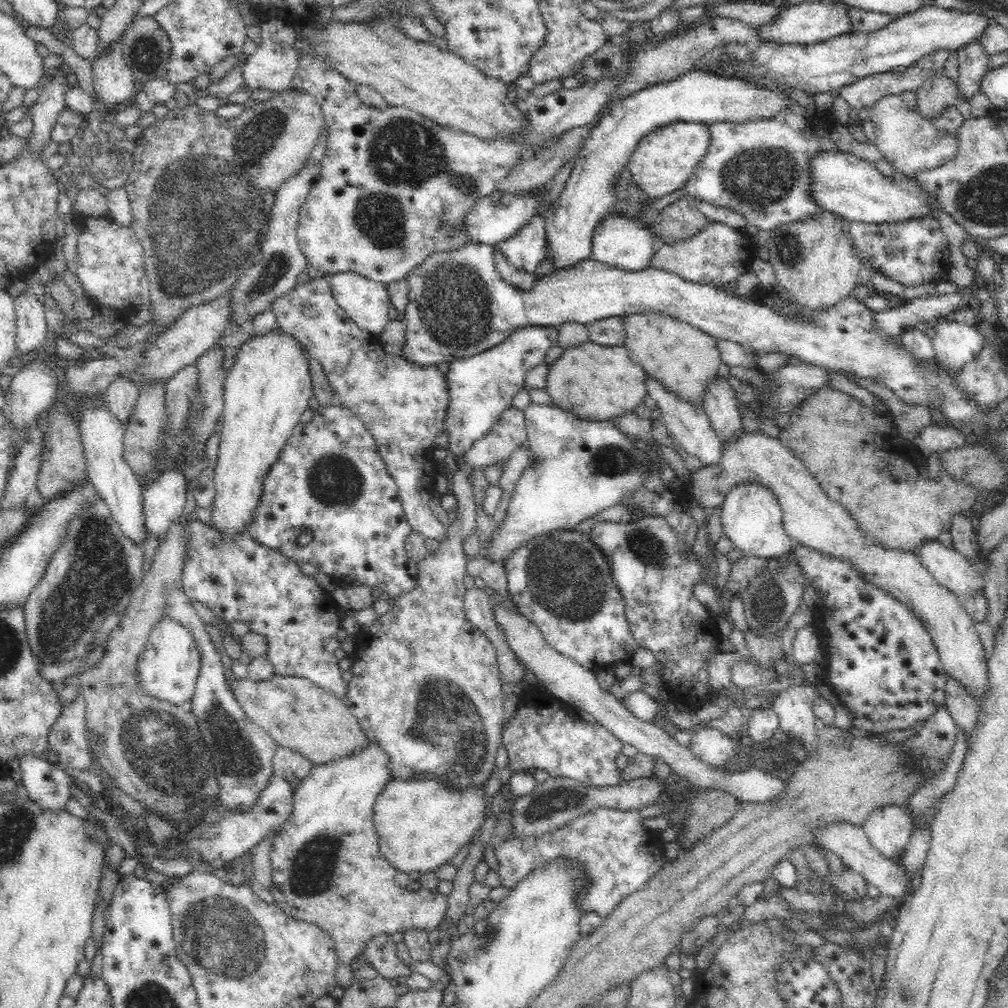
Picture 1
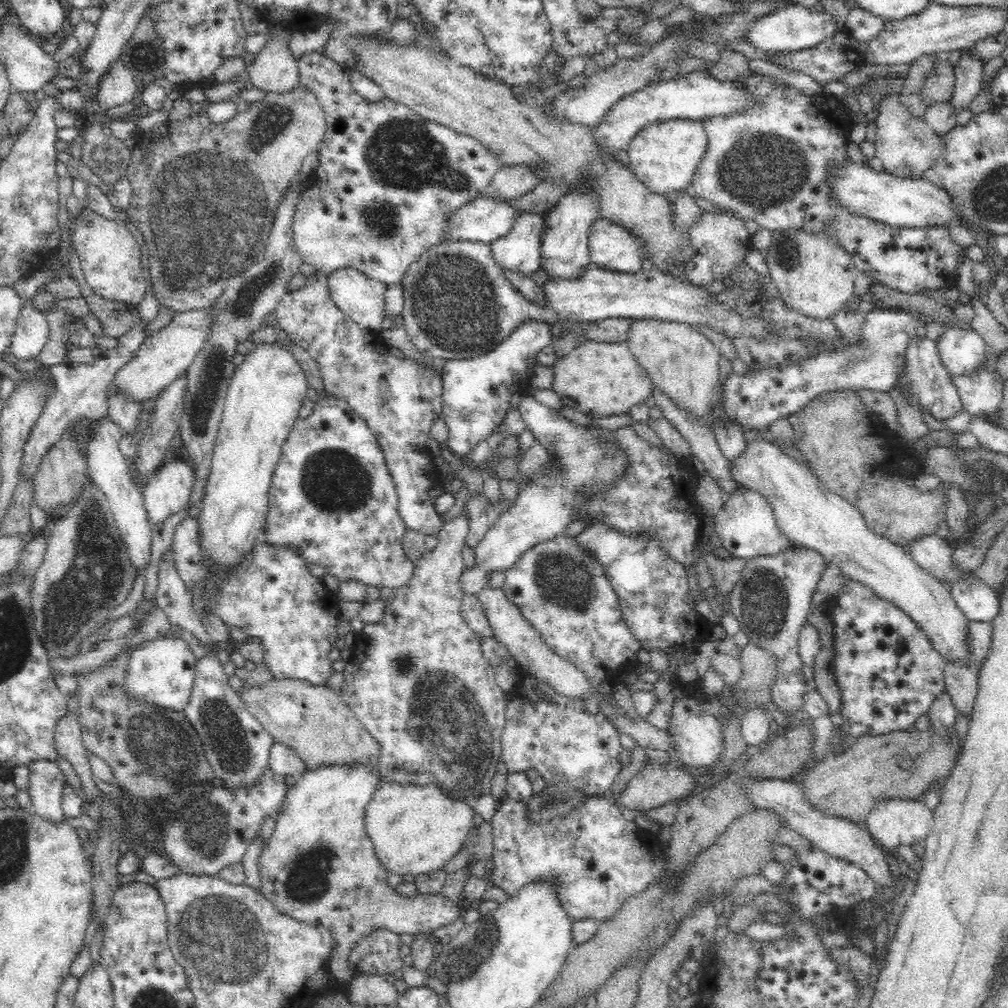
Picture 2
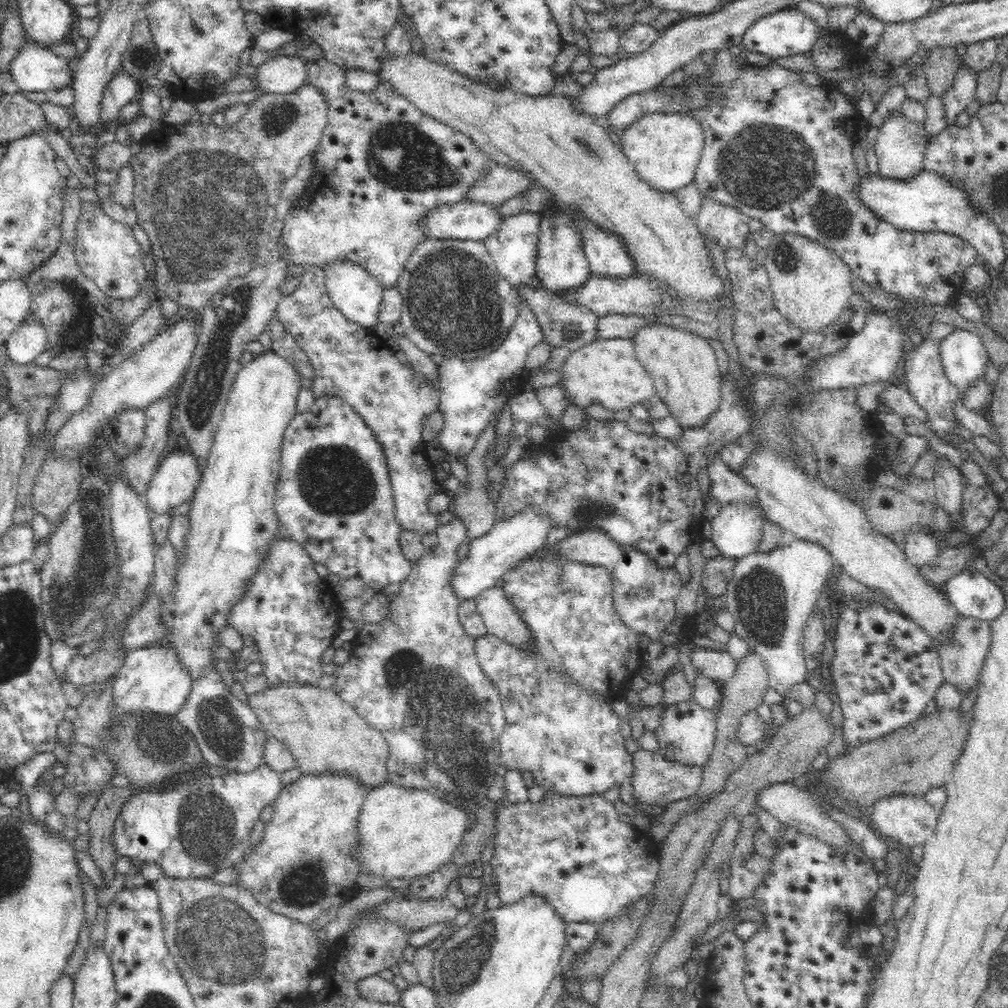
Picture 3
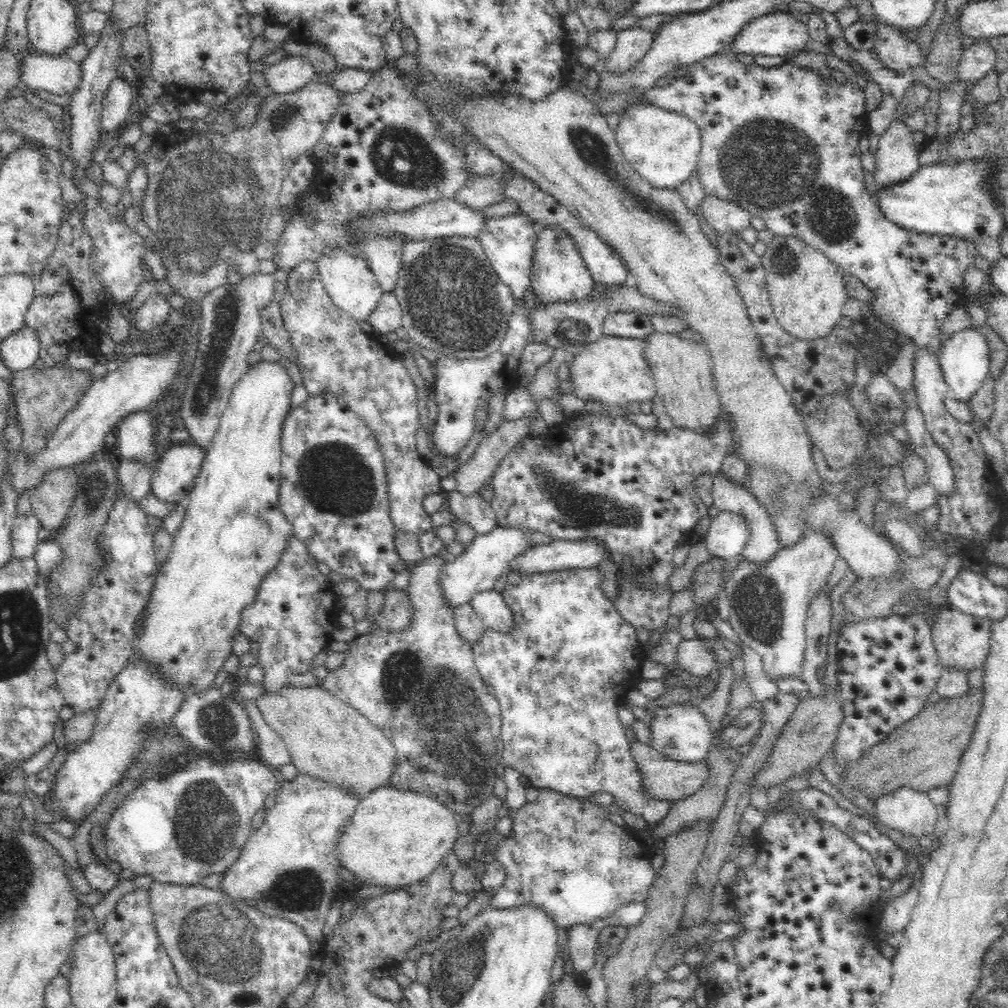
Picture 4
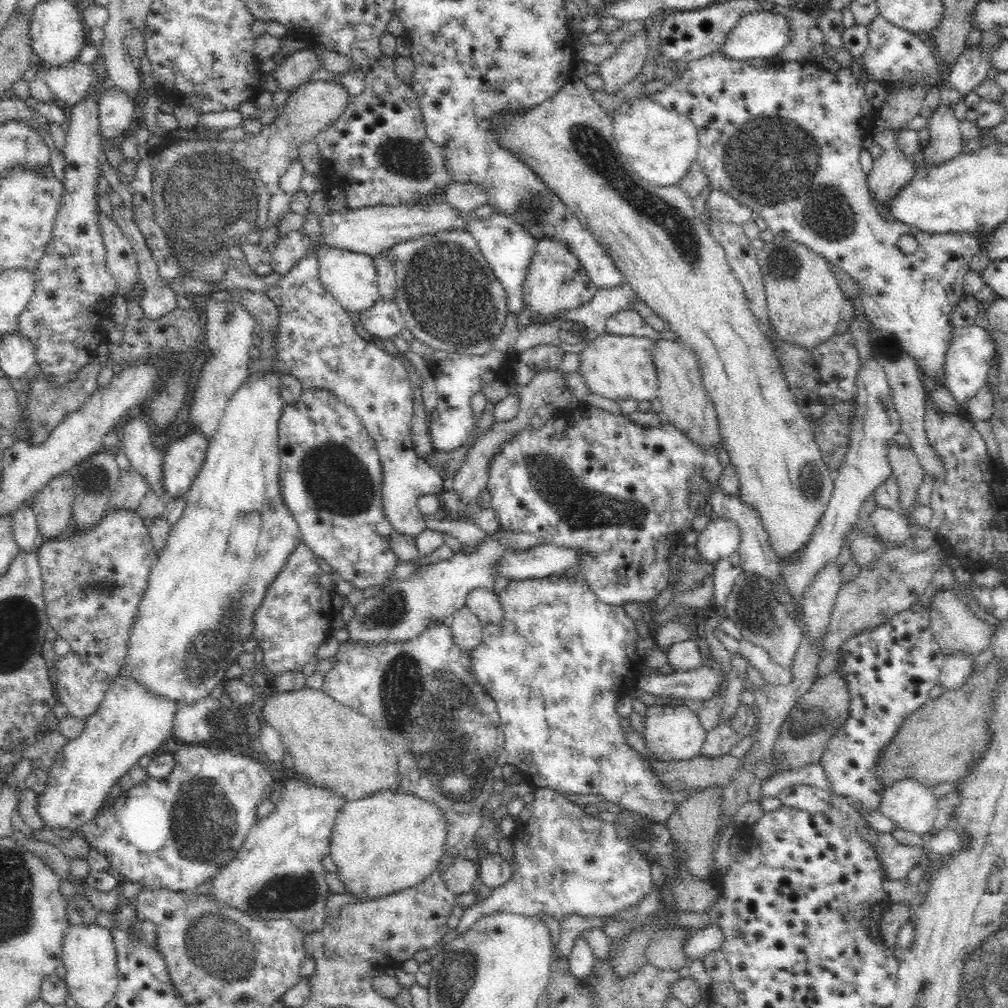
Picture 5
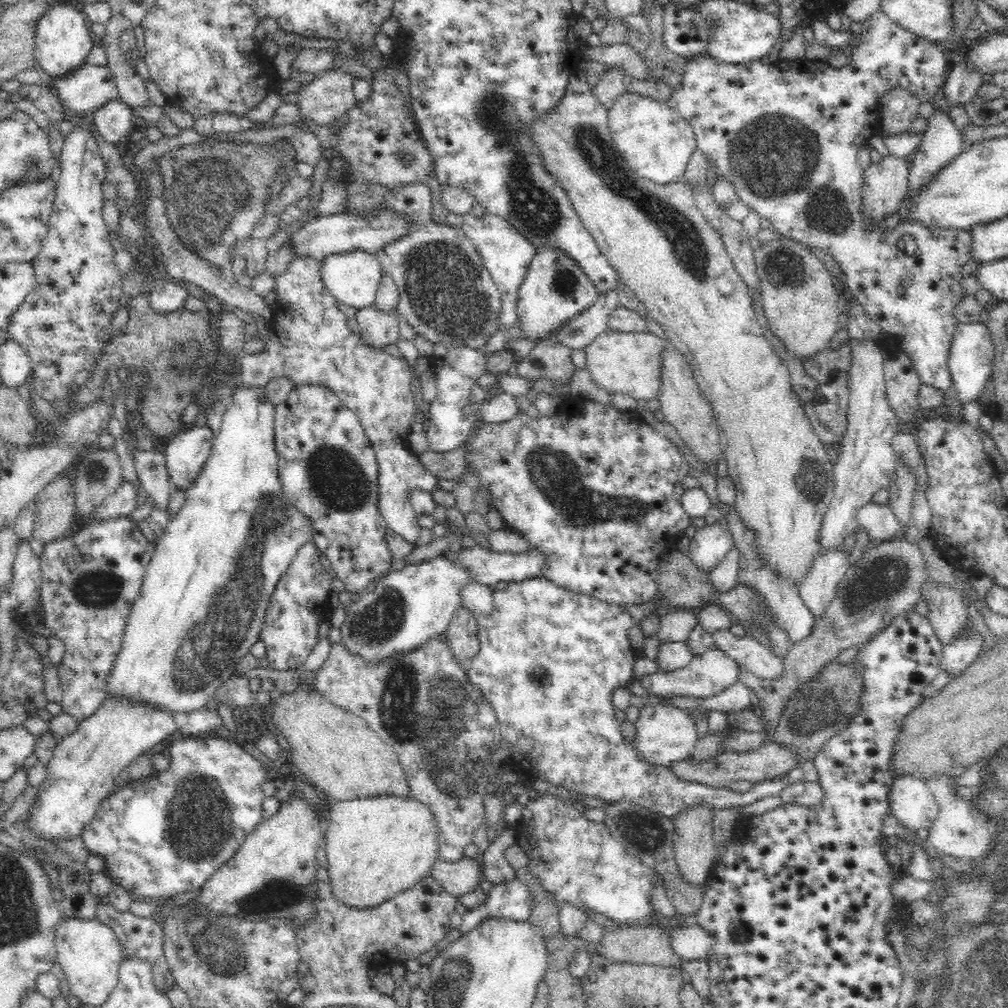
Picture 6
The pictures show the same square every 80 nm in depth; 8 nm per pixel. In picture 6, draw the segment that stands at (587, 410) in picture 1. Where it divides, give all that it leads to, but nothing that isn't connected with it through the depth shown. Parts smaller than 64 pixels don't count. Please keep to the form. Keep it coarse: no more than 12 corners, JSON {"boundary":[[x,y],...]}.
{"boundary":[[610,329],[586,368],[608,394],[657,398],[671,342]]}

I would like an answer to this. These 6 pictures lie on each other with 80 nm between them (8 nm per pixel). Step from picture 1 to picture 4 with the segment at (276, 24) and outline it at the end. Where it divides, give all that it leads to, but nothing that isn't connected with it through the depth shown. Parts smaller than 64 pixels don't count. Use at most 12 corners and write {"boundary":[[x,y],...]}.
{"boundary":[[287,55],[263,73],[270,90],[294,92],[315,78],[308,56]]}

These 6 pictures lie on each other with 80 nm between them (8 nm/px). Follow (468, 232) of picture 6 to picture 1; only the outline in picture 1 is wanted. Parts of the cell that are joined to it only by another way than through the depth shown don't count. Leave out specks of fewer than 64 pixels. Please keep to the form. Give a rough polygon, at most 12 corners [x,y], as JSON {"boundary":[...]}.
{"boundary":[[536,214],[495,252],[528,273],[546,258],[545,220]]}

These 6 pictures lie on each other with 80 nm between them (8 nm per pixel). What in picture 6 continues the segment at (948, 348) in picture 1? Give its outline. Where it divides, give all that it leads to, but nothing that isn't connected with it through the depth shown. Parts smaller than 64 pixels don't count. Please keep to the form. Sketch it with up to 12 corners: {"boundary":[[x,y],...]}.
{"boundary":[[959,323],[948,368],[962,402],[980,397],[991,377],[987,325]]}

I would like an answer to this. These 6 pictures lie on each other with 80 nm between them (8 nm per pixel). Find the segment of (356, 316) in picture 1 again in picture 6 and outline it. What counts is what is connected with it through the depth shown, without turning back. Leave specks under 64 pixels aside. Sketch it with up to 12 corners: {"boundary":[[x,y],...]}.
{"boundary":[[335,254],[321,277],[336,301],[371,306],[383,277],[374,254]]}

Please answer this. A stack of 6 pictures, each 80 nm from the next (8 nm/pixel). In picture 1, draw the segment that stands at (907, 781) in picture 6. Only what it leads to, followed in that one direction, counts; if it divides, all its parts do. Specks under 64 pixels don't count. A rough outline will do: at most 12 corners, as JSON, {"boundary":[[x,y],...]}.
{"boundary":[[908,805],[872,810],[862,825],[874,848],[899,860],[912,834],[928,828]]}

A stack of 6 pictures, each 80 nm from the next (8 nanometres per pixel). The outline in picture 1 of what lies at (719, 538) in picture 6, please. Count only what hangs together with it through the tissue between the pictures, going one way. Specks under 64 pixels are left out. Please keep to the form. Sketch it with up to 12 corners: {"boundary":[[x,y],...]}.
{"boundary":[[733,486],[722,503],[723,536],[744,557],[793,550],[774,495]]}

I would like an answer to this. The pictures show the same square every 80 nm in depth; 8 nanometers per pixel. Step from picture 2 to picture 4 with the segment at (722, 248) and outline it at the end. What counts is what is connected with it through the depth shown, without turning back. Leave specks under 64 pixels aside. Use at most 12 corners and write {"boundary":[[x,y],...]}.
{"boundary":[[707,195],[706,224],[742,233],[752,213],[731,200]]}

